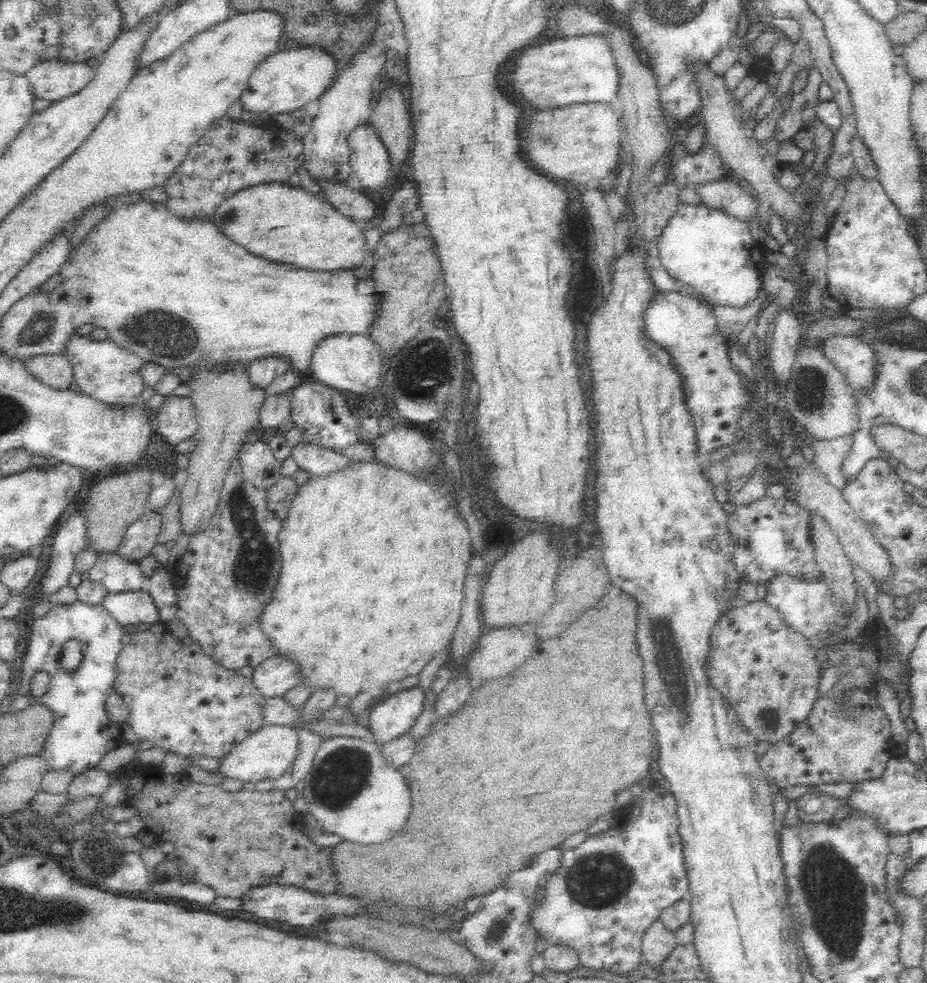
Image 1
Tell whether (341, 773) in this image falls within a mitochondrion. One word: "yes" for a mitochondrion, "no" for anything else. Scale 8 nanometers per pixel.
yes

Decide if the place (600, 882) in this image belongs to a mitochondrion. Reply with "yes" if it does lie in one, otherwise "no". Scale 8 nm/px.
yes

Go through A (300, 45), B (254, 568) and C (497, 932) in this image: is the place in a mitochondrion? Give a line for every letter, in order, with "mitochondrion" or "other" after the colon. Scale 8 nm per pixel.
A: other
B: mitochondrion
C: mitochondrion

